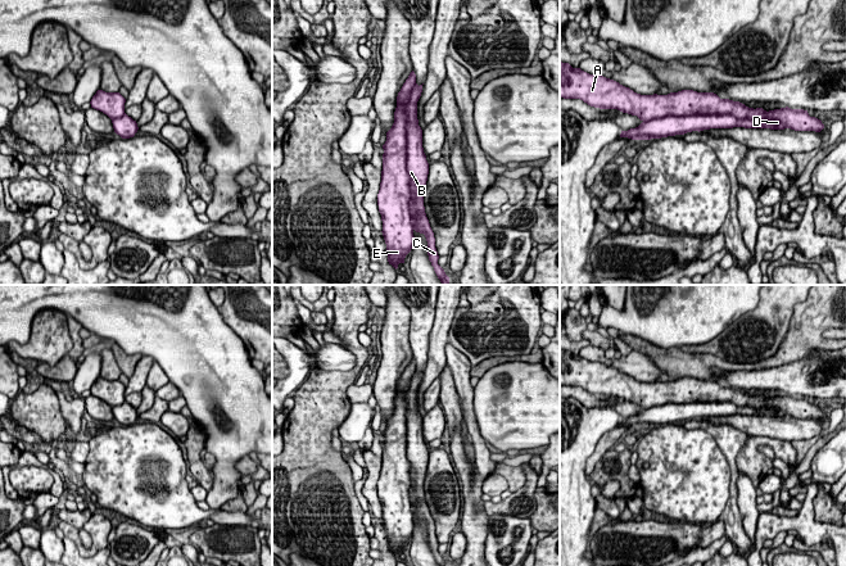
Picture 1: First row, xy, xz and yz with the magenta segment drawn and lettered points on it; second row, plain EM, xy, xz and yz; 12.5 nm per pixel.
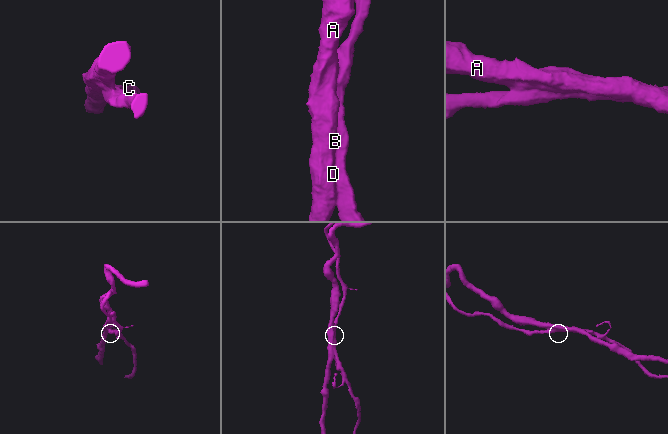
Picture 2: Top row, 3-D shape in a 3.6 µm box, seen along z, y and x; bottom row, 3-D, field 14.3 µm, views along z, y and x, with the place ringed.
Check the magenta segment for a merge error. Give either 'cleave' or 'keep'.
keep

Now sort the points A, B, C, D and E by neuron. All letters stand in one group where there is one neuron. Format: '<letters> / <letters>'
A B C D E

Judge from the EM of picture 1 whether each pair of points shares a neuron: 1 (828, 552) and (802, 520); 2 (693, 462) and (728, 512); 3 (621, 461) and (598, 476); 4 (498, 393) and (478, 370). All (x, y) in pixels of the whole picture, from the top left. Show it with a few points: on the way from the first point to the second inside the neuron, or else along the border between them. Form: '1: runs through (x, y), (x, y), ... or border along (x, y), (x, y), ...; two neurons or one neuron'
1: border along (801, 542), (806, 544), (820, 543); two neurons
2: border along (731, 478), (729, 498), (720, 516); two neurons
3: runs through (616, 463), (604, 472); one neuron
4: border along (509, 361), (491, 367), (479, 379); two neurons

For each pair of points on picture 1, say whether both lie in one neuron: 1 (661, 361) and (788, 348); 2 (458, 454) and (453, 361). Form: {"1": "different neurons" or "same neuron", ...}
{"1": "same neuron", "2": "different neurons"}

